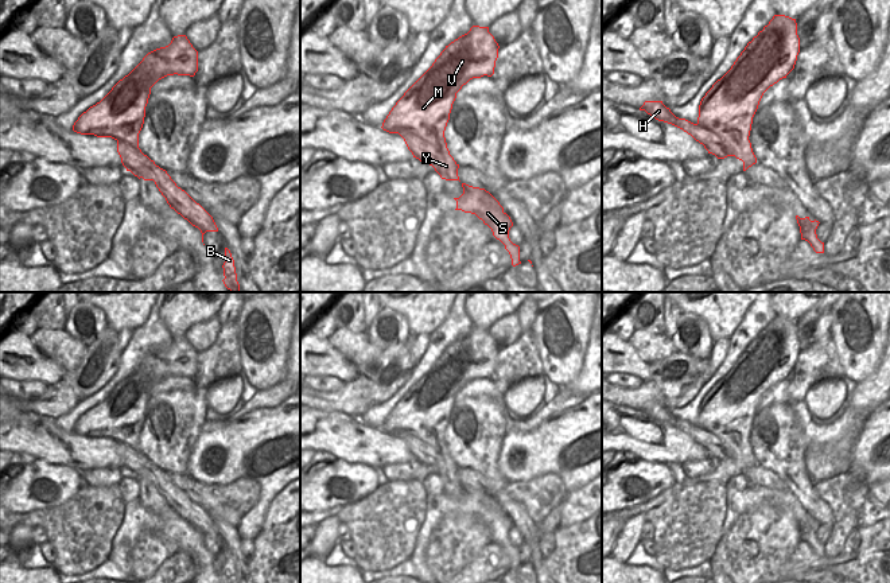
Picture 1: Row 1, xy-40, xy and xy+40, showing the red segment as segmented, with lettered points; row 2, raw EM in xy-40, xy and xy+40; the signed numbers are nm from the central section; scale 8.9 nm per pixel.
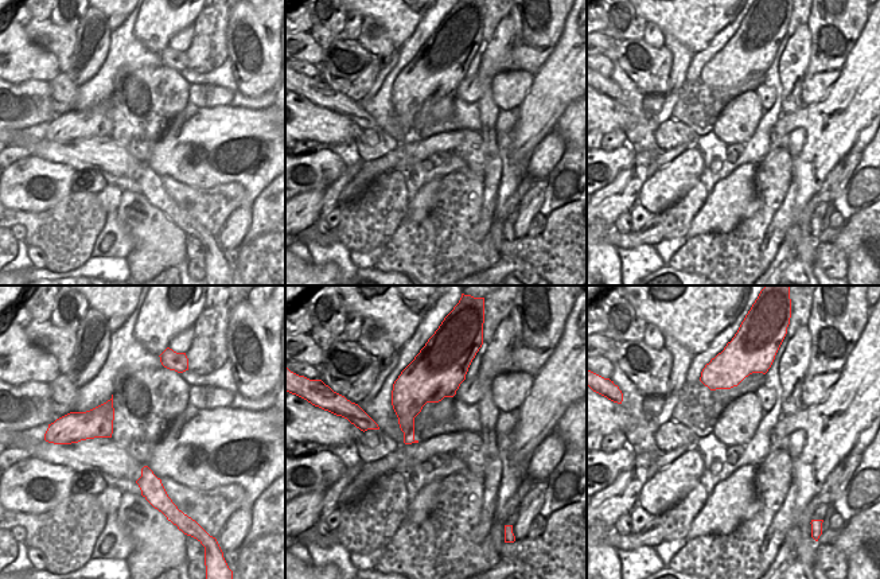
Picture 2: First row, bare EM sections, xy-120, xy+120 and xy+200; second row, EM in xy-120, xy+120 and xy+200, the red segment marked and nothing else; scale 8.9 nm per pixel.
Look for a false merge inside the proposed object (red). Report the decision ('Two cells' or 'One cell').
Two cells

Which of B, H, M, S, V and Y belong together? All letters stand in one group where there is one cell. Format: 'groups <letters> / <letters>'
groups B H S Y / M V

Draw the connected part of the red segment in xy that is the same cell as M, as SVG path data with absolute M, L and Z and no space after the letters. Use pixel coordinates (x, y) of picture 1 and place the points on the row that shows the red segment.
M473 26L467 34L446 46L432 66L396 102L381 128L389 133L419 136L424 141L419 148L424 151L446 145L444 131L456 93L470 79L494 74L498 48L489 27Z

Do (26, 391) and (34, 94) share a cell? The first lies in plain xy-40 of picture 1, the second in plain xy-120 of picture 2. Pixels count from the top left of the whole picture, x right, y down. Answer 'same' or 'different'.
same

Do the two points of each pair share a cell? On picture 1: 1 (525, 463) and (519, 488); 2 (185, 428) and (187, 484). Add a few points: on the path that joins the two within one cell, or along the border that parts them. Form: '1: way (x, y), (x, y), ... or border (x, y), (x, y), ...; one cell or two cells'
1: border (551, 473), (544, 473), (525, 481), (508, 482); two cells
2: border (167, 471), (186, 474); two cells

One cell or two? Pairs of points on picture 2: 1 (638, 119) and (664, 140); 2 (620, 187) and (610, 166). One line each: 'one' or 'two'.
1: two
2: two

